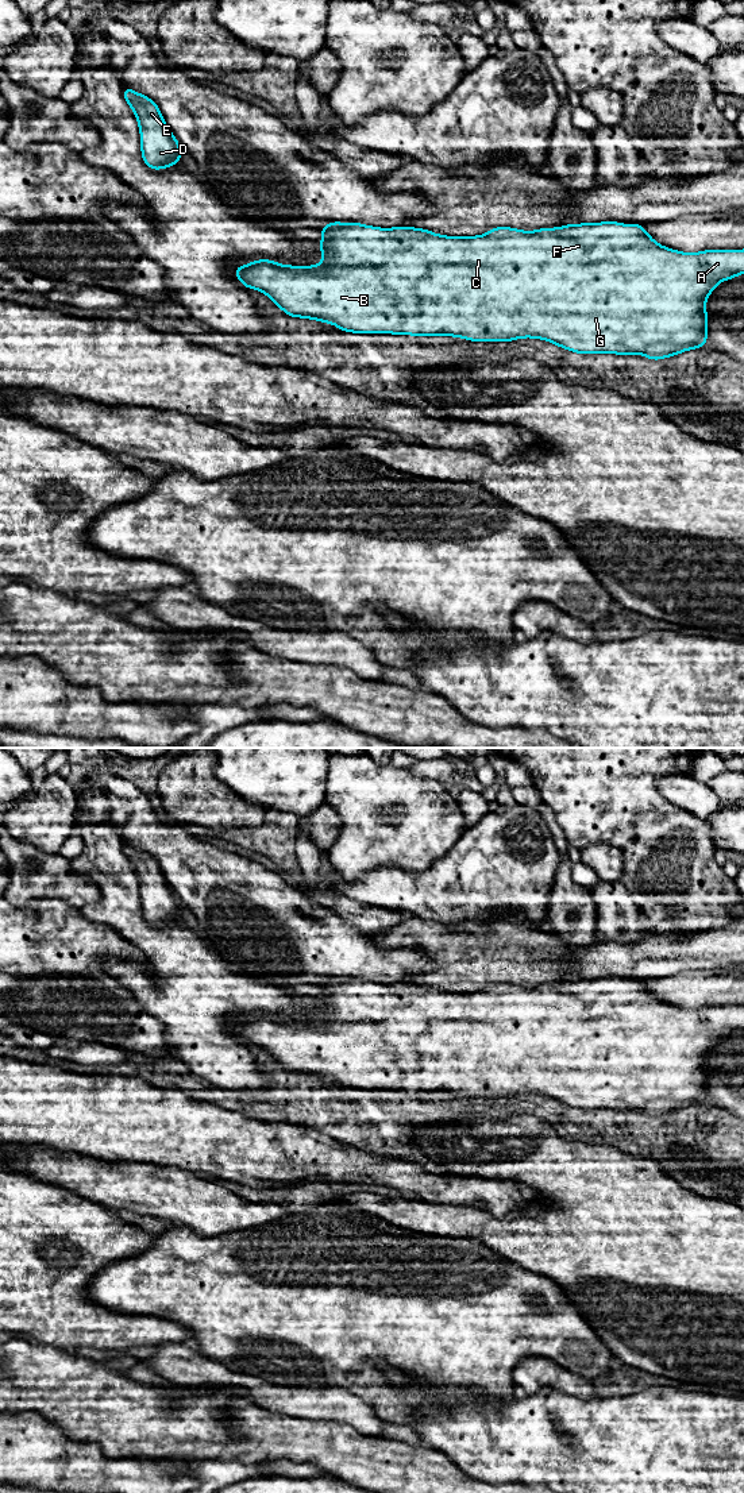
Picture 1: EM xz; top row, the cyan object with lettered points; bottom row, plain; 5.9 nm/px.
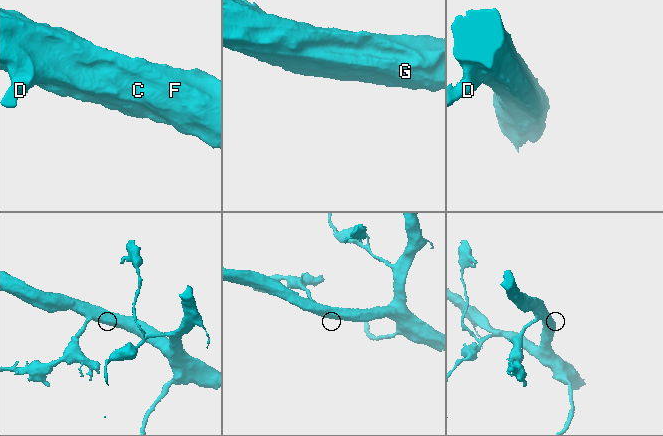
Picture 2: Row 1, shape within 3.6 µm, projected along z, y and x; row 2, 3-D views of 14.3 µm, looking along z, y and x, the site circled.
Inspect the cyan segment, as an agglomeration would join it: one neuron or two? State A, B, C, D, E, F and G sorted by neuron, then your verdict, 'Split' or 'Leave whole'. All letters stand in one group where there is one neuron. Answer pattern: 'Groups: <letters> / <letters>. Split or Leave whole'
Groups: A B C D E F G. Leave whole

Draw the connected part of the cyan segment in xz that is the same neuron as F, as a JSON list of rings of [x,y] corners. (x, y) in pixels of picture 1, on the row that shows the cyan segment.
[[[609,220],[598,224],[568,224],[558,228],[541,228],[531,232],[517,228],[497,227],[486,235],[454,238],[436,235],[428,229],[412,227],[377,228],[361,223],[331,221],[319,229],[323,234],[320,255],[323,263],[316,266],[288,266],[270,259],[254,261],[234,269],[242,285],[257,289],[270,297],[285,315],[304,317],[336,325],[344,332],[355,333],[396,333],[415,336],[455,336],[473,342],[510,342],[521,337],[535,337],[551,342],[578,354],[640,354],[648,359],[664,359],[687,350],[706,346],[708,315],[705,301],[713,289],[725,279],[744,274],[744,250],[705,250],[695,254],[681,252],[656,243],[643,224],[618,224]]]

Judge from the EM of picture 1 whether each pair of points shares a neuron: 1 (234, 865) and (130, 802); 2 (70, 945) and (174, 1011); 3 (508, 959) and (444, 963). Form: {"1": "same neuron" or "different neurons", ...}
{"1": "same neuron", "2": "different neurons", "3": "same neuron"}

